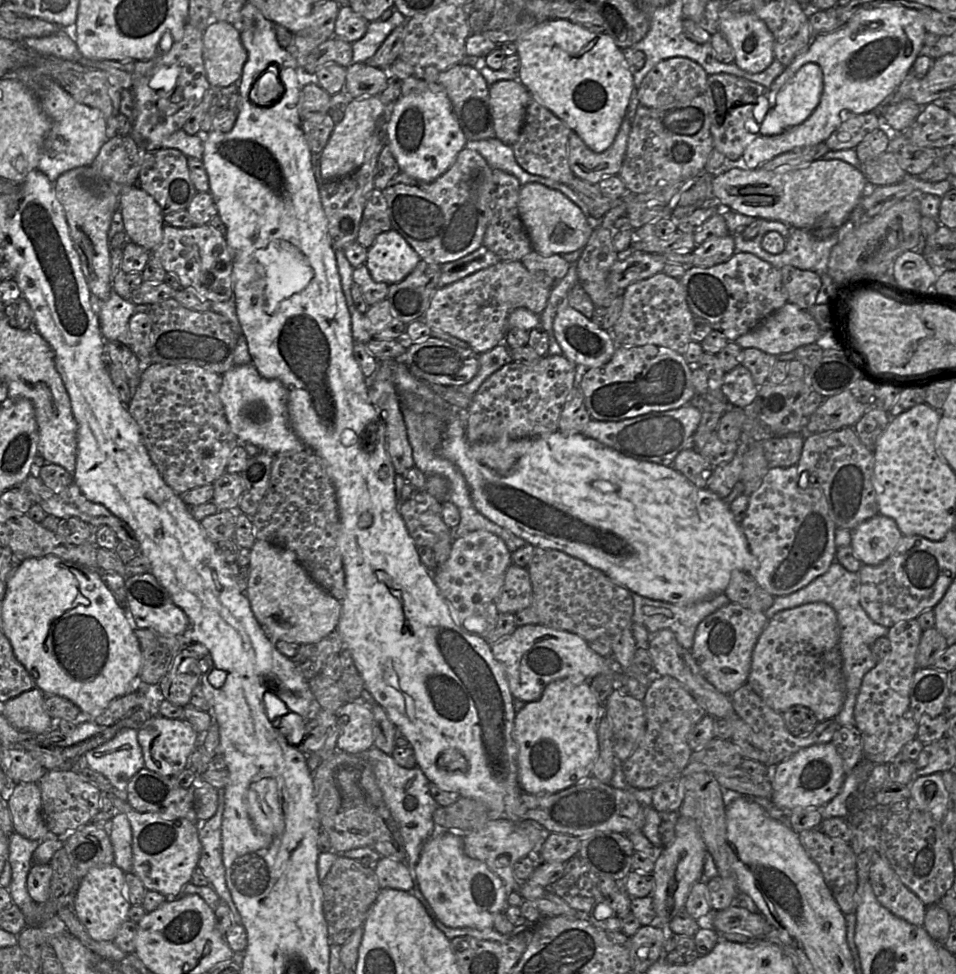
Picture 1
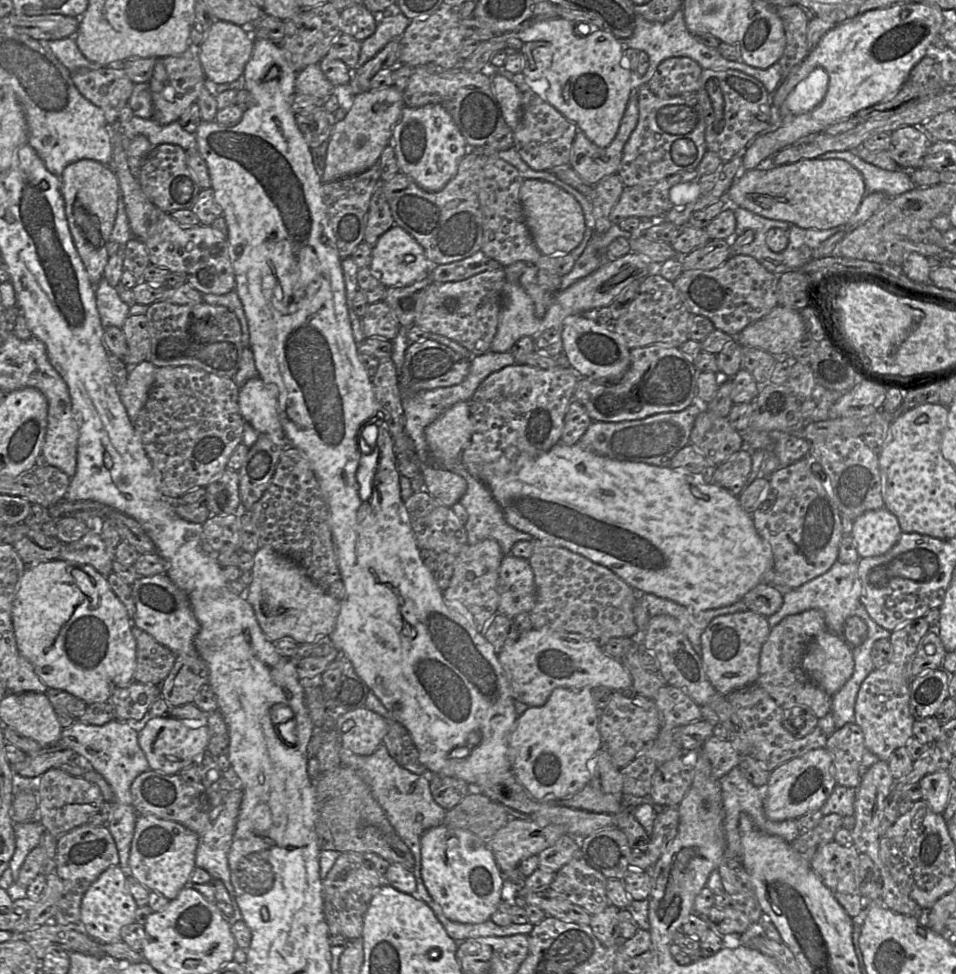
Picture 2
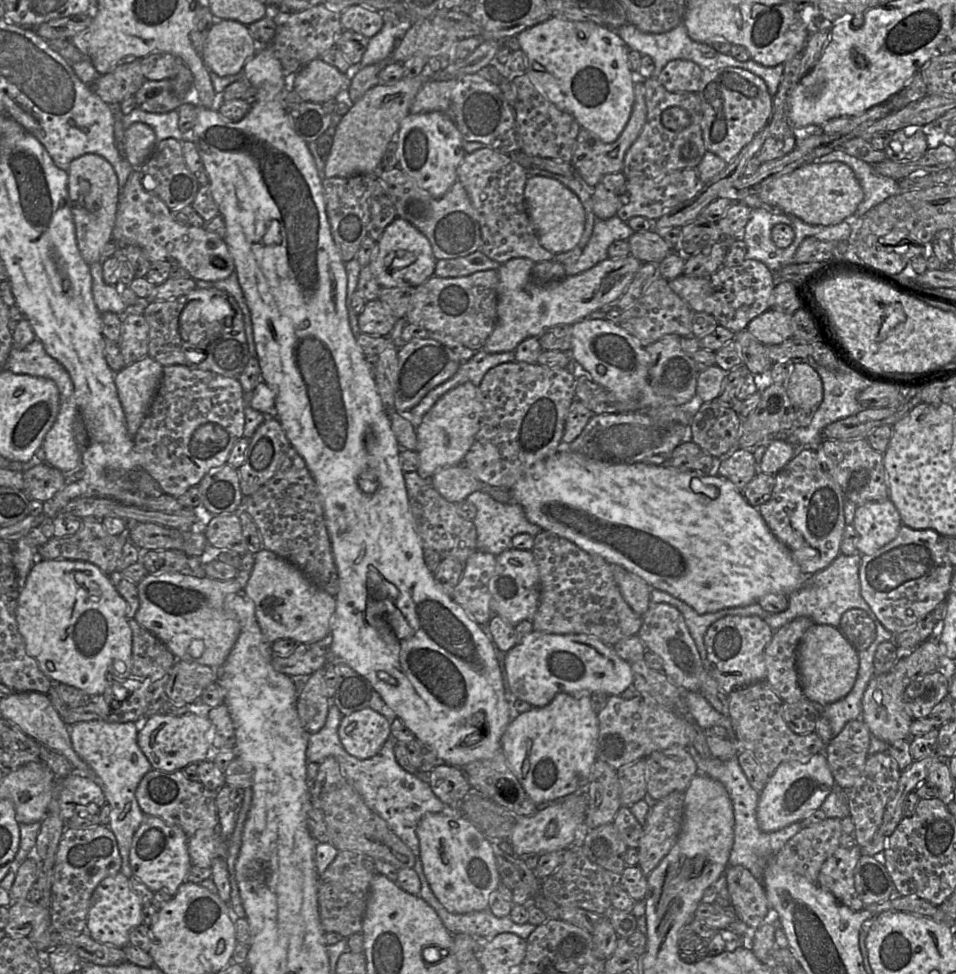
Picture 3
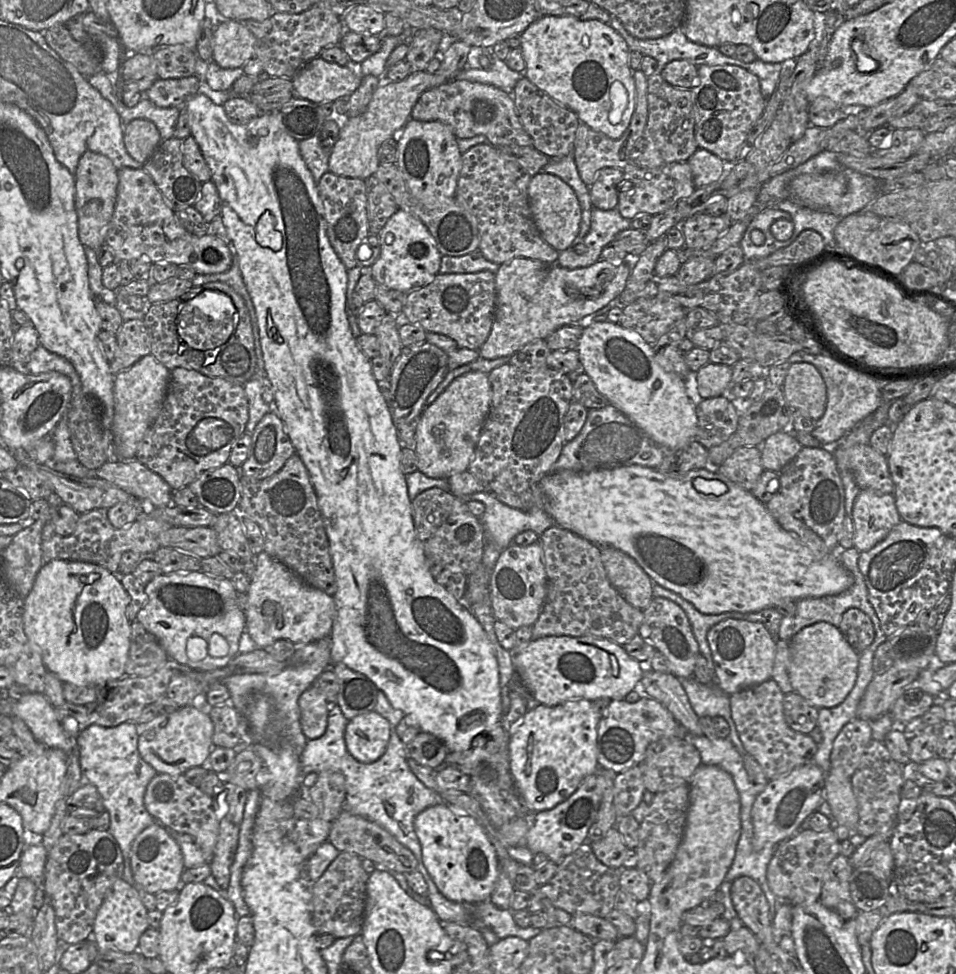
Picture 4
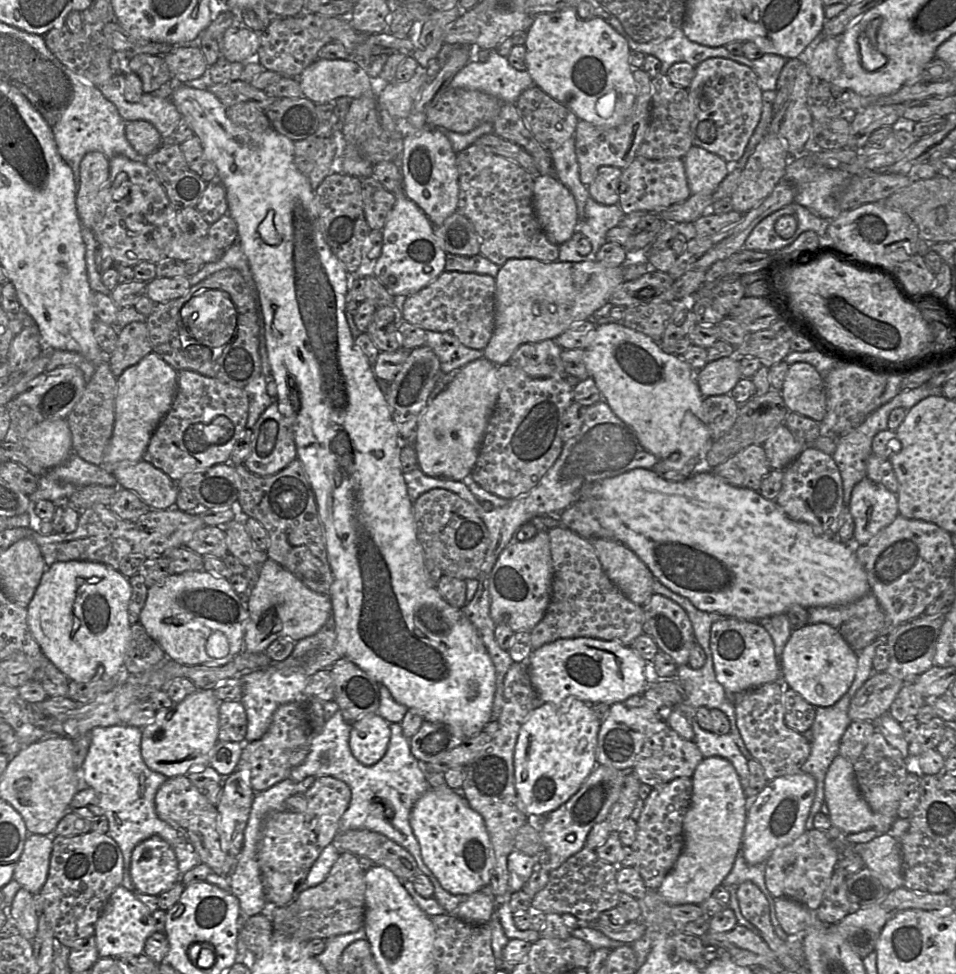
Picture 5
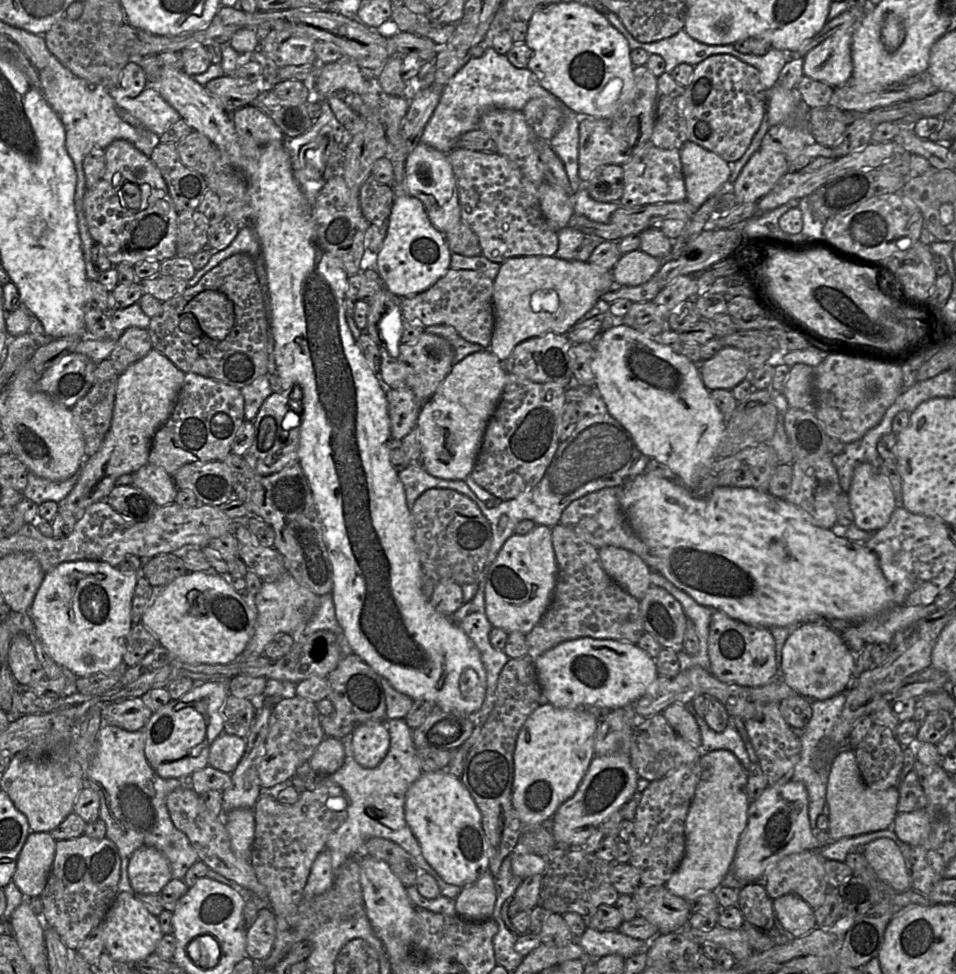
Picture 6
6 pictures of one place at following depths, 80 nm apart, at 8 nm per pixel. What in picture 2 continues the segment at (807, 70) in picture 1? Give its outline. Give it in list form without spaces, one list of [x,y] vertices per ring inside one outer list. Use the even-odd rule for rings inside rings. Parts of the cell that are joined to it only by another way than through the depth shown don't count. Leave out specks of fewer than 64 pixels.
[[[822,68],[814,69],[800,81],[782,104],[782,121],[785,115],[805,114],[820,105],[826,95],[828,81],[828,75]]]

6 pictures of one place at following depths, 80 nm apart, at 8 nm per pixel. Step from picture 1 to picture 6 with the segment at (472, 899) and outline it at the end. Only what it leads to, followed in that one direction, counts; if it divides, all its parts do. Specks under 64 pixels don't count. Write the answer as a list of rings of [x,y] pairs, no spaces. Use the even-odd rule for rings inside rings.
[[[447,770],[422,773],[407,790],[404,813],[423,857],[446,883],[463,889],[488,870],[488,843],[482,816],[460,778]]]

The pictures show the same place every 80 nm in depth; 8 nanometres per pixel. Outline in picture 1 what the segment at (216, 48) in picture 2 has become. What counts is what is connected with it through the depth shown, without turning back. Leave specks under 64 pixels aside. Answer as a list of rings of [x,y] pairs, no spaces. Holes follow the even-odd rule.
[[[211,20],[204,29],[203,47],[210,88],[226,87],[240,80],[248,55],[236,26]]]

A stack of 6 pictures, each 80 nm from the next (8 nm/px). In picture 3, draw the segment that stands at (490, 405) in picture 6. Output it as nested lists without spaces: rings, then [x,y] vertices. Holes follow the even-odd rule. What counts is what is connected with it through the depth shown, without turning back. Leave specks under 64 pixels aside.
[[[465,382],[445,393],[424,415],[416,427],[419,468],[423,479],[431,479],[440,469],[463,465],[463,459],[479,431],[484,406],[479,386]]]

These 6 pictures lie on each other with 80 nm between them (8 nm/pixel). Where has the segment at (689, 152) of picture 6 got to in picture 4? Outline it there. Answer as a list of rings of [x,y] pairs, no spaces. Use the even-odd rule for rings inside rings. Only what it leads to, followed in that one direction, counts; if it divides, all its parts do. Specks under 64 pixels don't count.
[[[698,148],[687,162],[696,188],[720,181],[727,172],[727,164],[703,148]]]

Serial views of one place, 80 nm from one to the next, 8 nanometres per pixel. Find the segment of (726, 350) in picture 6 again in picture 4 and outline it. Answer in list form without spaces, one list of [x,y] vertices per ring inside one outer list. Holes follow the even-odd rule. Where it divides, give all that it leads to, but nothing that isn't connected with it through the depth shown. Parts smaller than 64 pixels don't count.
[[[710,362],[694,373],[697,392],[703,400],[727,394],[731,378],[732,367]]]

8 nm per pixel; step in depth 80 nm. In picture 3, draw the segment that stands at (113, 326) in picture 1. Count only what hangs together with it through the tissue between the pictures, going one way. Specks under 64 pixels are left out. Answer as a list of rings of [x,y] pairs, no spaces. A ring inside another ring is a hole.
[[[101,261],[89,265],[92,277],[92,294],[100,313],[113,312],[121,315],[127,304],[121,296],[121,288],[107,284],[103,279]]]

